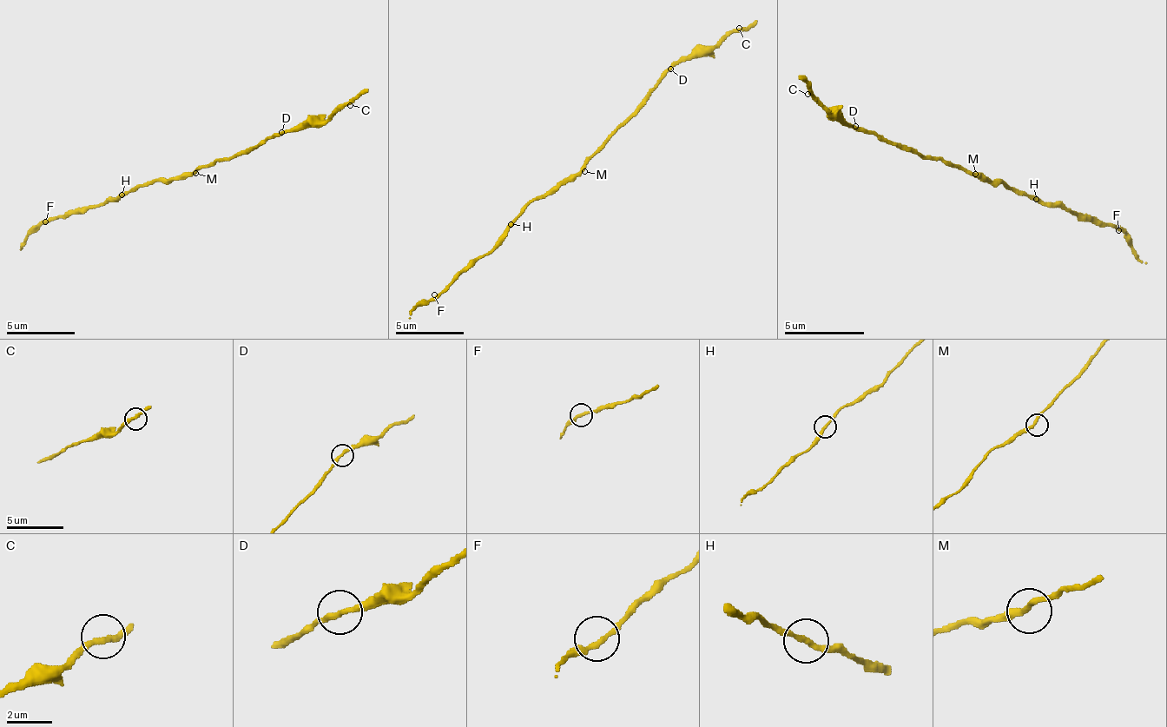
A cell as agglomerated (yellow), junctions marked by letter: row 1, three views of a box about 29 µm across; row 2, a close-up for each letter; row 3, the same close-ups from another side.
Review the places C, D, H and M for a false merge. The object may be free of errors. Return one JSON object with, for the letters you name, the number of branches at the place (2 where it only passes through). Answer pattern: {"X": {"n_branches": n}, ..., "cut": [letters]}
{"cut": []}

